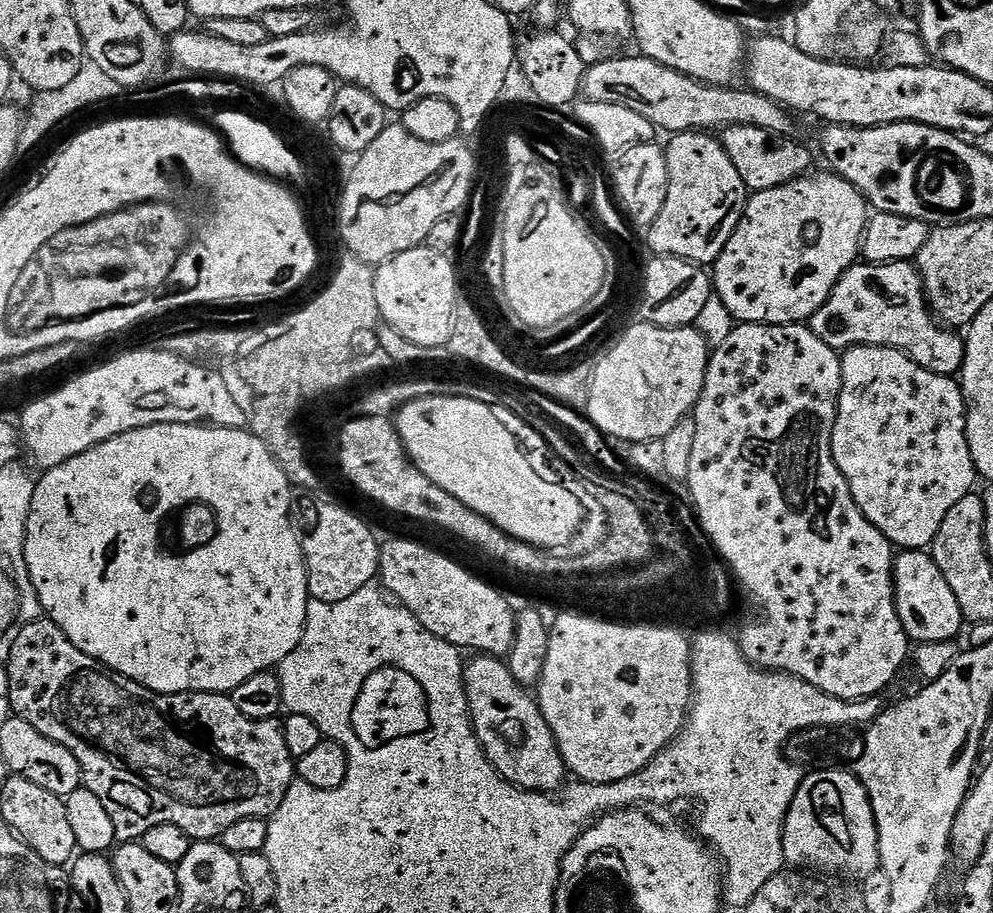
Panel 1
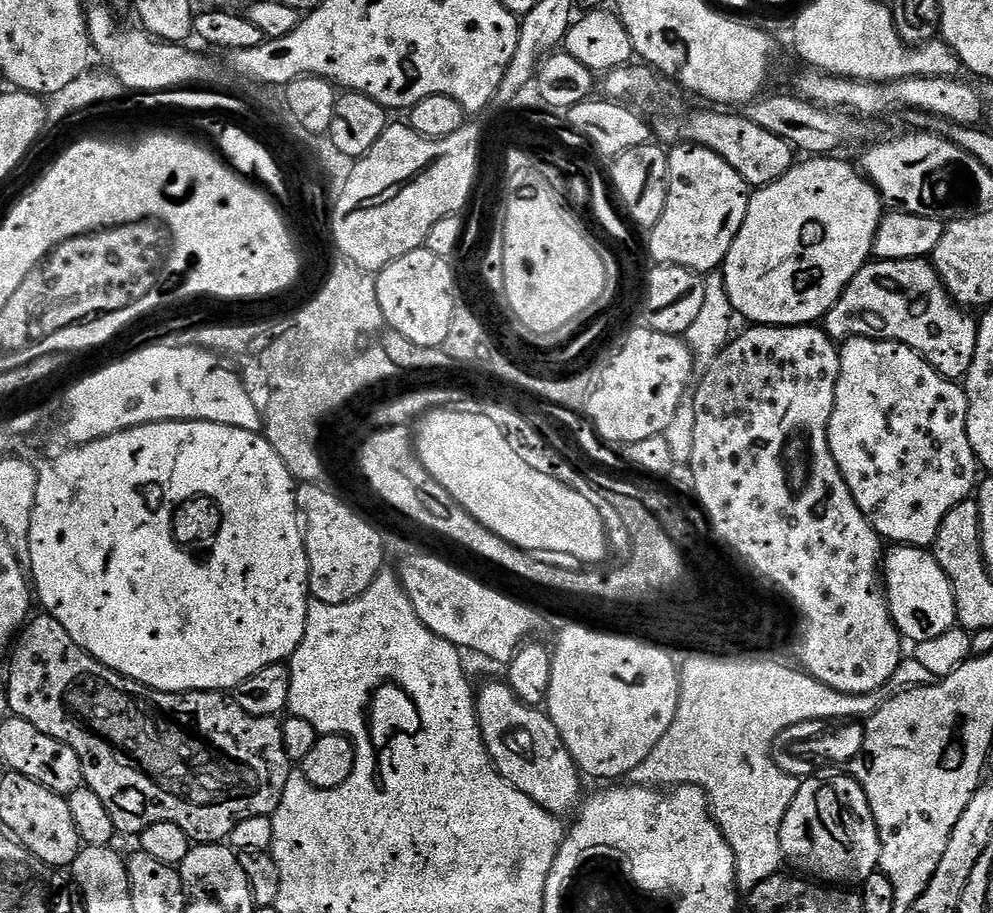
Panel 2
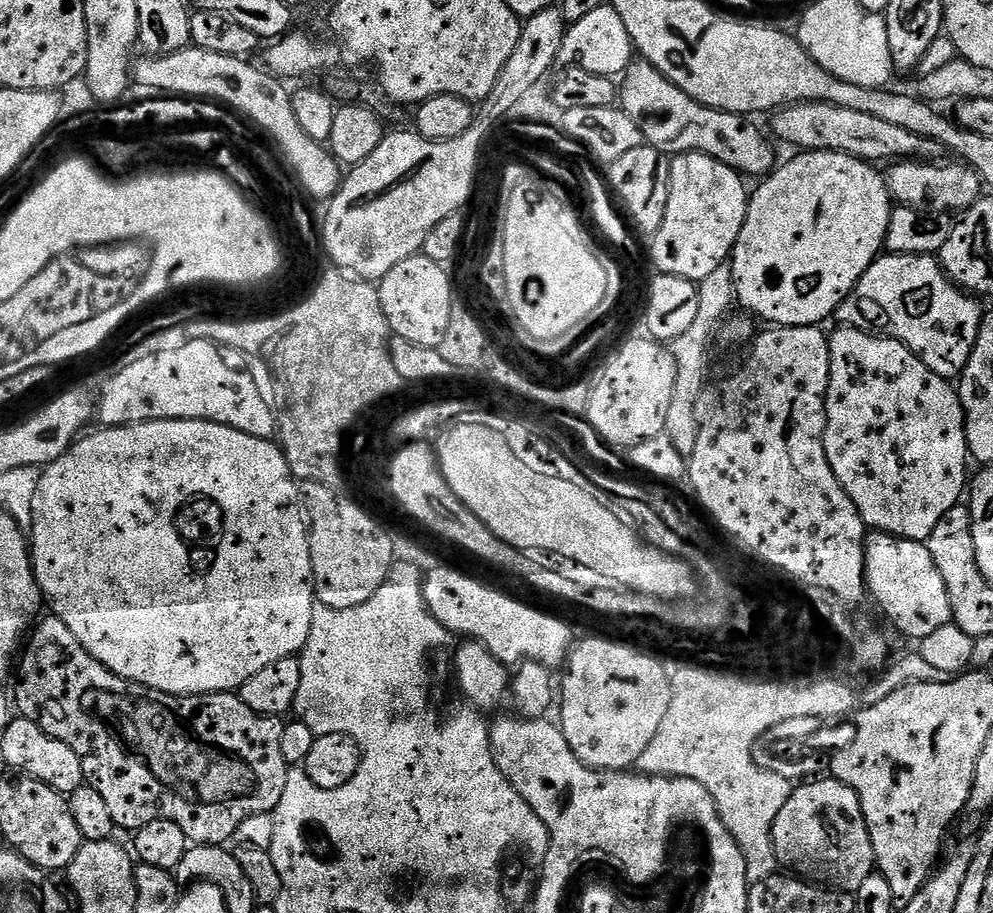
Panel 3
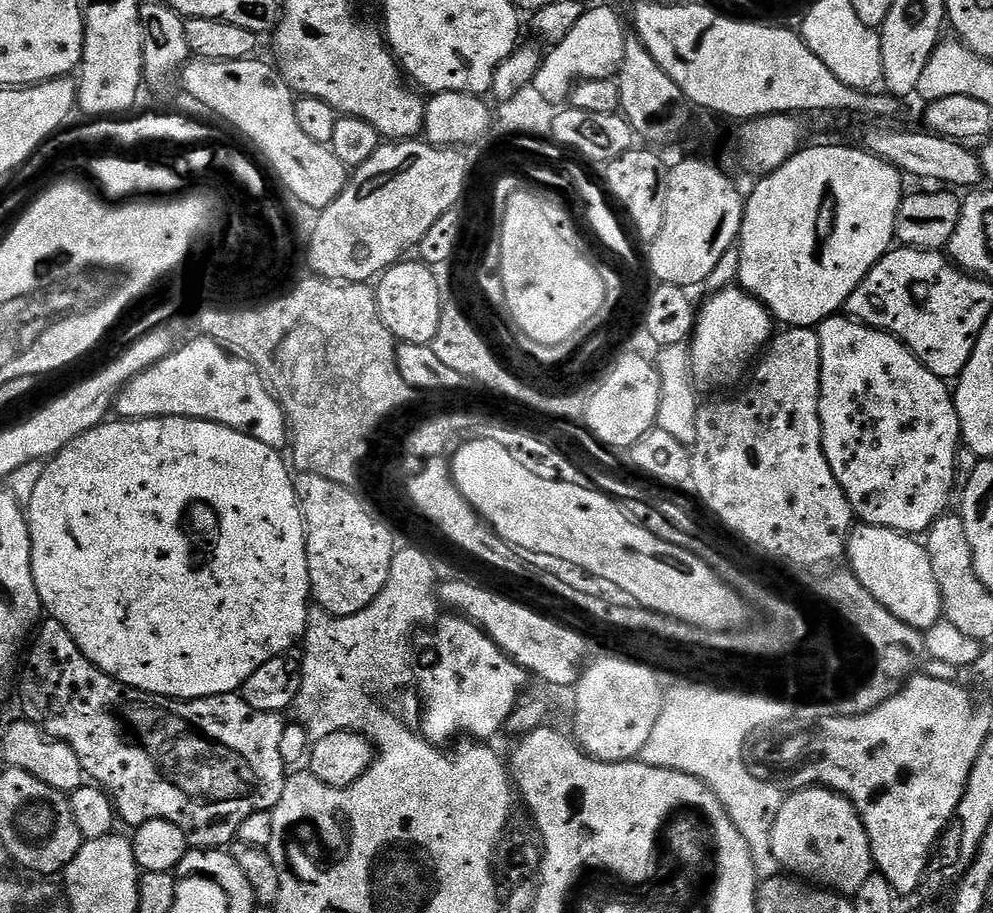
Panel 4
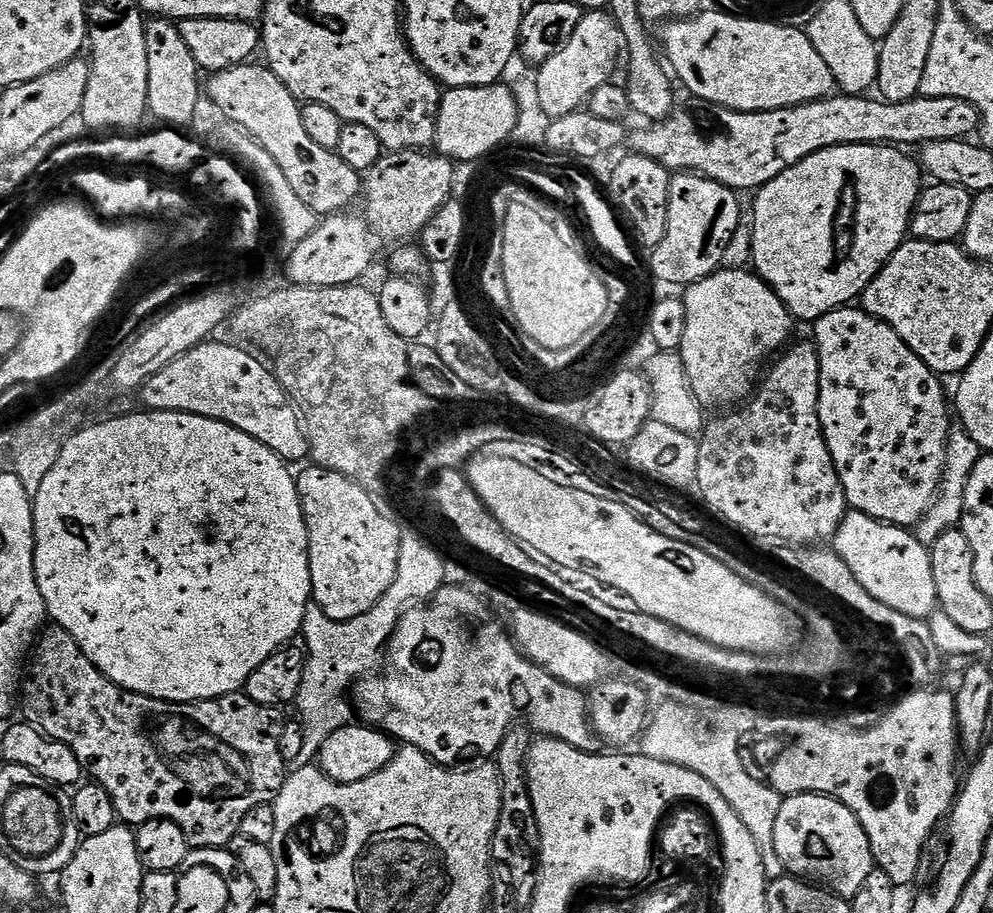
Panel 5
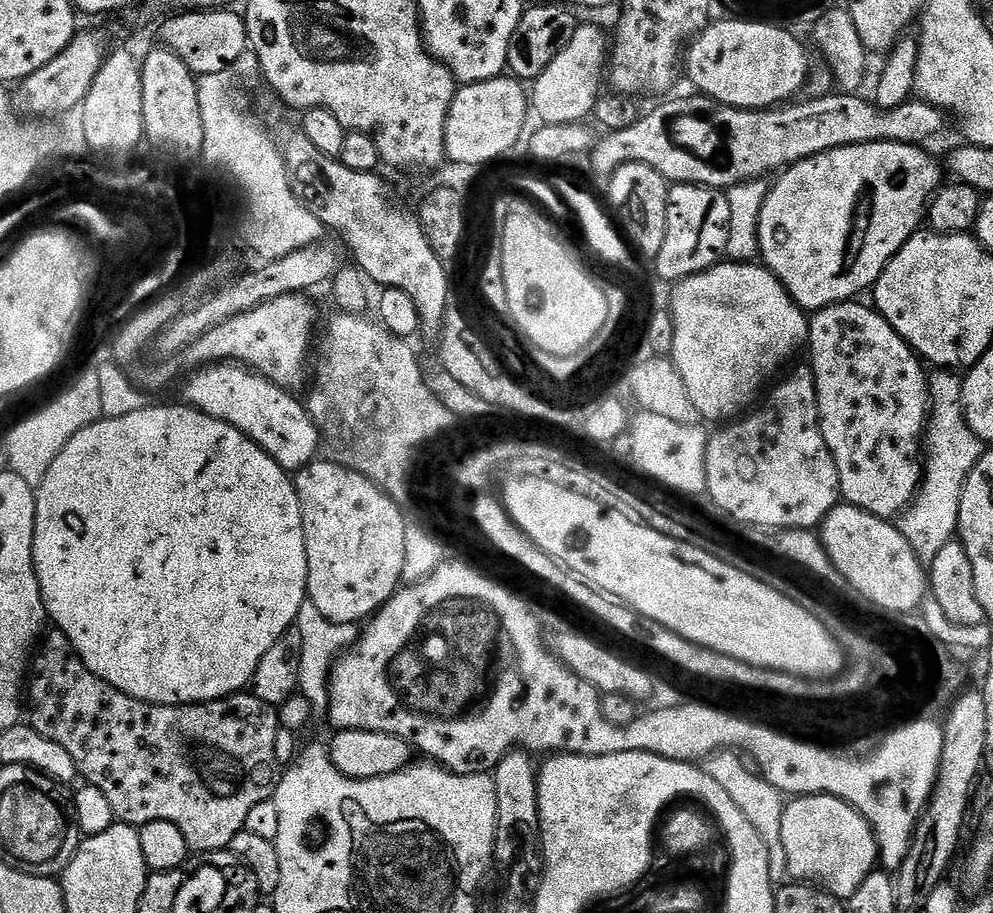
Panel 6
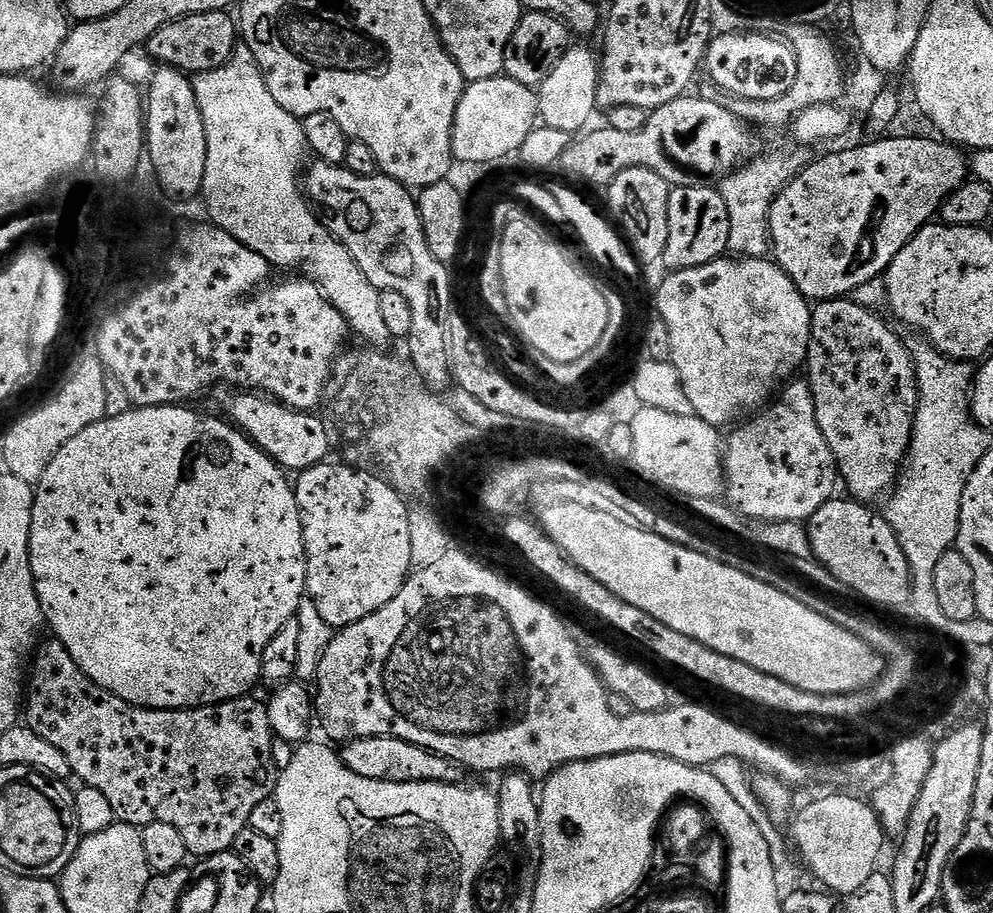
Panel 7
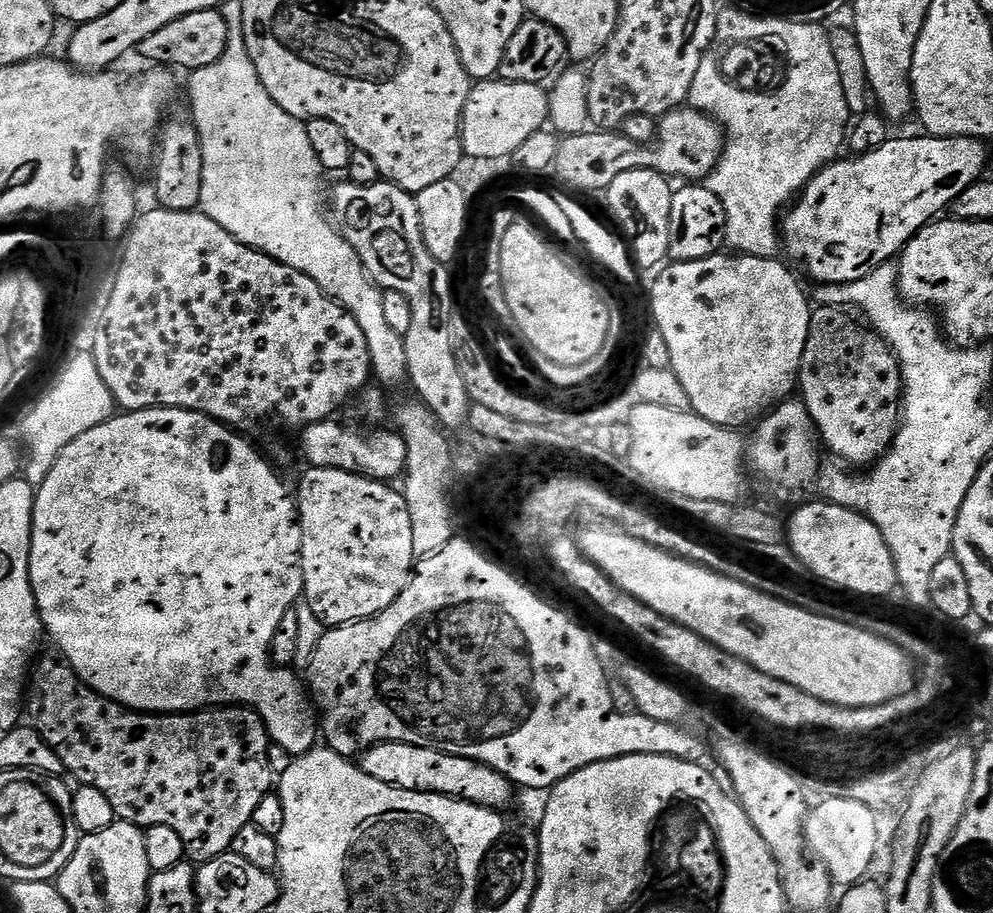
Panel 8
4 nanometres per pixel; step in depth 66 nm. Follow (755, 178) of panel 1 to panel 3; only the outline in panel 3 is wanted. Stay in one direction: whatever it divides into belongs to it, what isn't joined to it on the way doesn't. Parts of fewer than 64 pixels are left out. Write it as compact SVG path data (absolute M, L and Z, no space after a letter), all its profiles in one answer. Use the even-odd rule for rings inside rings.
M633 59L629 67L625 69L618 84L618 104L626 114L630 114L630 118L634 118L634 122L642 130L644 142L651 148L657 148L665 157L681 156L684 152L706 154L748 178L751 176L763 178L777 167L778 159L776 160L776 152L772 149L773 141L769 139L766 132L766 137L764 137L763 130L758 125L751 124L748 116L740 116L736 112L718 110L698 103L678 86L674 86L674 82L665 78L649 60Z

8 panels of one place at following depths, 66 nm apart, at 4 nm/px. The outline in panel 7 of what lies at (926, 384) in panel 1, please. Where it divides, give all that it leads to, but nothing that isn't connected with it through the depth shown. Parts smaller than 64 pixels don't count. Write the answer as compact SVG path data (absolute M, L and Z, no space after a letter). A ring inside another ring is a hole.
M837 298L834 300L819 301L812 308L812 333L810 334L810 342L808 343L808 359L806 361L806 379L812 393L814 394L814 406L818 414L818 426L822 426L822 434L826 438L826 442L830 446L830 450L836 459L836 471L839 479L848 487L847 495L853 500L861 502L873 502L881 496L881 498L889 495L890 489L893 487L894 481L897 479L898 473L901 471L902 465L908 455L908 447L912 441L912 427L916 424L916 407L920 401L920 391L918 390L918 382L916 381L916 364L912 360L912 353L909 345L904 345L894 333L888 329L888 324L884 320L876 317L877 313L870 308L863 308L861 304L856 303L852 298Z

